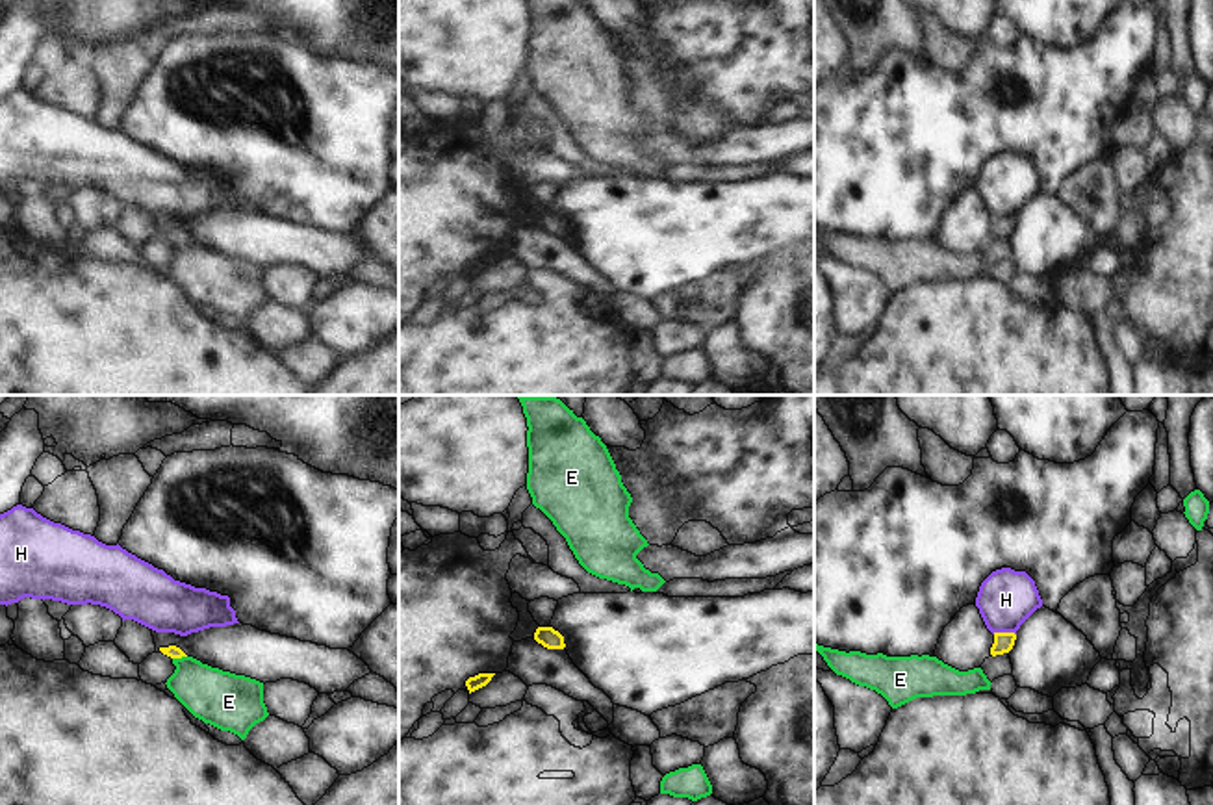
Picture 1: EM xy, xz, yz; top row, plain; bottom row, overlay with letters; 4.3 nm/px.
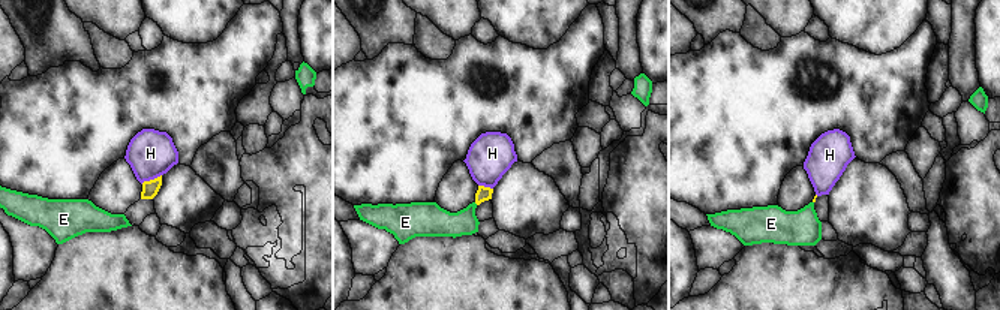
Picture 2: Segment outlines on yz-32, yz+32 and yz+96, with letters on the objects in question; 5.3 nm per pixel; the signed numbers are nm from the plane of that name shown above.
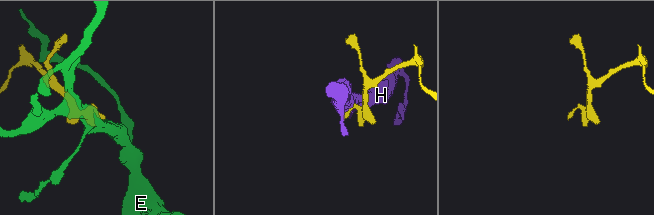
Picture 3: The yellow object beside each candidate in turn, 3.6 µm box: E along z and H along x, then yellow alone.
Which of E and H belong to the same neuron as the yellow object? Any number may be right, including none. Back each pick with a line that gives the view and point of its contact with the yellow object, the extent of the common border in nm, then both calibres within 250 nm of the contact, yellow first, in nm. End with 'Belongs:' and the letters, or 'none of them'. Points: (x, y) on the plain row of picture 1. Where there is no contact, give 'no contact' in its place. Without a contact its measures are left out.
E: meets yellow in xy at (178, 242); contact 70 nm long; 60 nm thick on the yellow side, 240 nm on the other
Belongs: E

